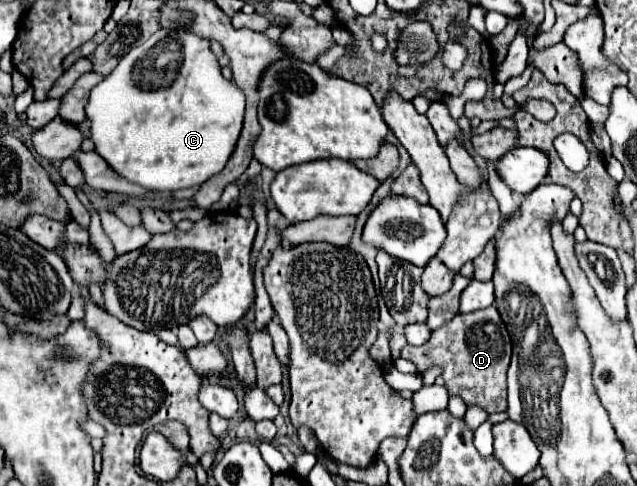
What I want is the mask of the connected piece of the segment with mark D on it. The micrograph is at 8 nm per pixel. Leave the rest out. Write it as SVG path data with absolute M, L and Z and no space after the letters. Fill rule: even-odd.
M495 307L479 309L475 313L457 313L451 323L433 331L431 339L421 347L407 345L401 357L413 361L423 373L431 365L443 369L445 387L449 395L459 395L467 405L479 405L487 413L507 409L507 369L511 361L511 337Z

